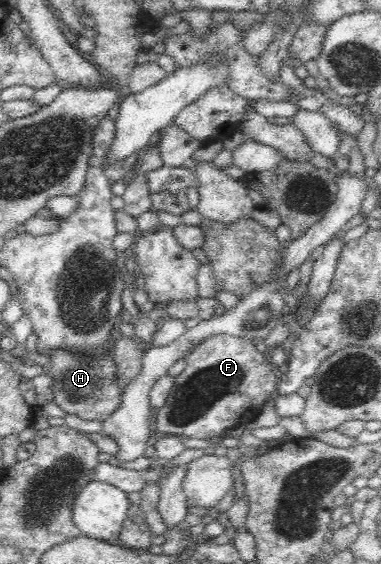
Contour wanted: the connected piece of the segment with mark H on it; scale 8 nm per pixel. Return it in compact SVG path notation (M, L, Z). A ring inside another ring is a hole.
M111 348L102 354L52 350L48 355L53 361L50 372L54 378L51 385L54 388L54 399L67 415L76 415L84 421L102 423L118 409L122 390L116 381L117 373Z

